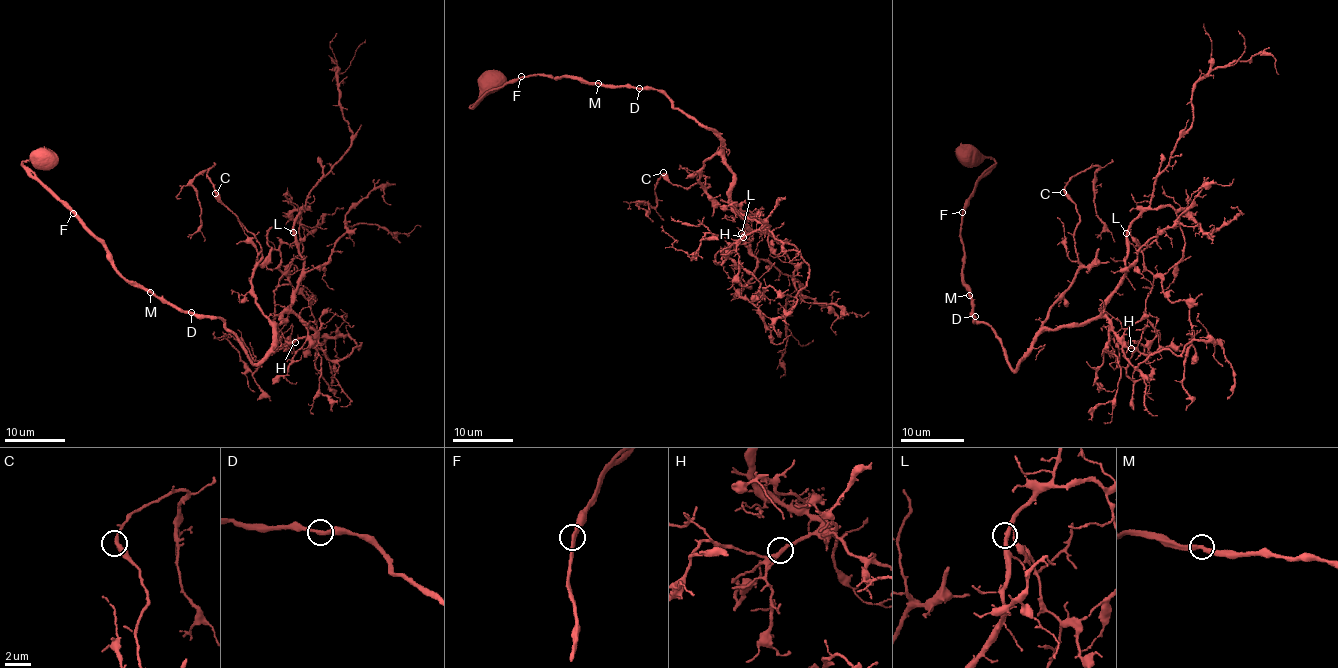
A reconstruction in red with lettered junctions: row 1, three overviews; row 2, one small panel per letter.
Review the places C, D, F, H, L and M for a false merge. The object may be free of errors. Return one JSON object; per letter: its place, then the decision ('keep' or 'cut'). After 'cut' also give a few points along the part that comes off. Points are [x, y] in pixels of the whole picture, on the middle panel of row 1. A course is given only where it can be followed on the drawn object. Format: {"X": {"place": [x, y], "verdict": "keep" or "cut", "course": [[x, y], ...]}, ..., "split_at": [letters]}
{"C": {"place": [663, 172], "verdict": "keep"}, "D": {"place": [639, 88], "verdict": "keep"}, "F": {"place": [521, 76], "verdict": "keep"}, "H": {"place": [743, 237], "verdict": "keep"}, "L": {"place": [741, 233], "verdict": "keep"}, "M": {"place": [598, 83], "verdict": "keep"}, "split_at": []}

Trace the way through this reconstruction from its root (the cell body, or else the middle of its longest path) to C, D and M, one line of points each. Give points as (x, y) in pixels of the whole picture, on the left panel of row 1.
C: (40, 160), (23, 163), (124, 277), (220, 318), (257, 363), (272, 343), (251, 285), (260, 244), (215, 193)
D: (40, 160), (35, 156), (23, 163), (103, 246), (110, 264), (128, 280), (191, 312)
M: (40, 160), (35, 156), (23, 163), (103, 246), (110, 264), (124, 277), (151, 292)

